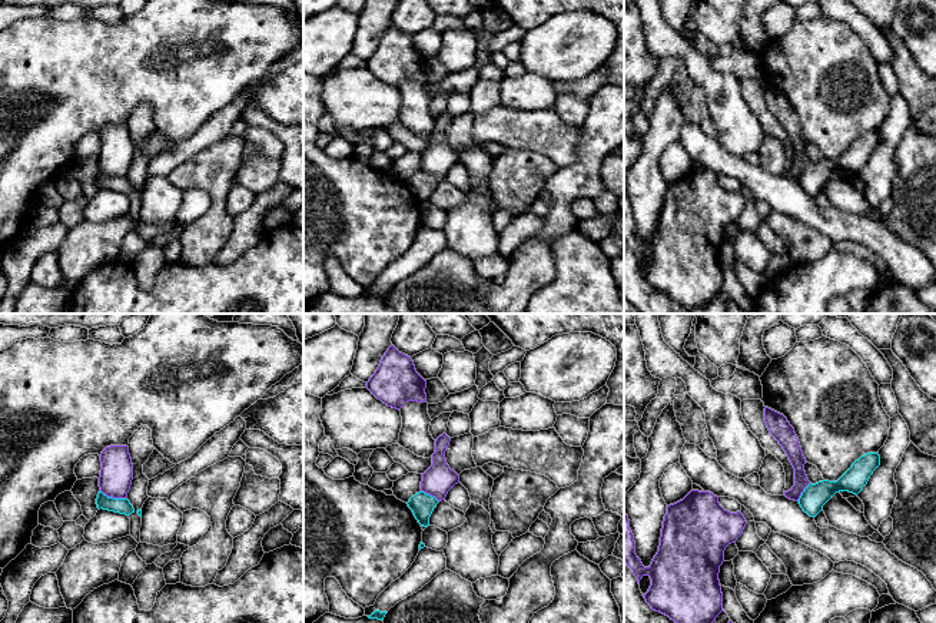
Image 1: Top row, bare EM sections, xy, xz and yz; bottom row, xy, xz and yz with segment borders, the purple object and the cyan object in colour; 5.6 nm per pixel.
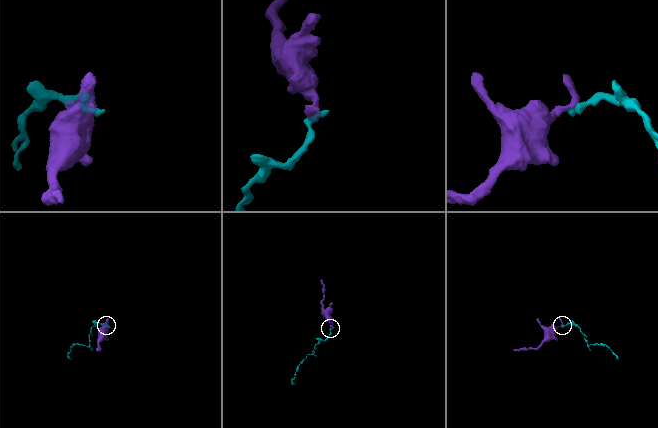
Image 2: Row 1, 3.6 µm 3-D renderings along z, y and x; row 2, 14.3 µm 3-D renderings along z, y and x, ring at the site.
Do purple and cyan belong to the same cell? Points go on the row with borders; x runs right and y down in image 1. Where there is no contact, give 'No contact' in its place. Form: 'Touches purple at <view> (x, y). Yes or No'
Touches purple at xy (113, 497). No

